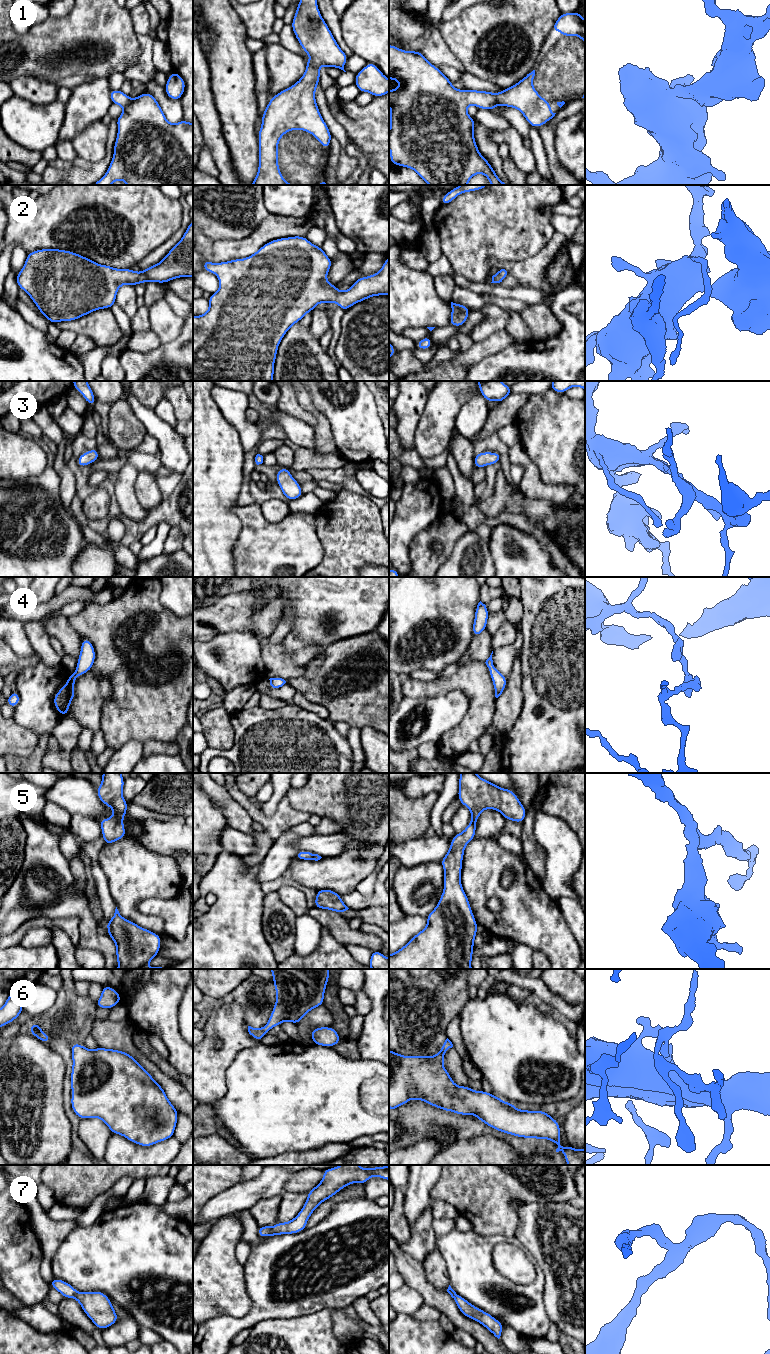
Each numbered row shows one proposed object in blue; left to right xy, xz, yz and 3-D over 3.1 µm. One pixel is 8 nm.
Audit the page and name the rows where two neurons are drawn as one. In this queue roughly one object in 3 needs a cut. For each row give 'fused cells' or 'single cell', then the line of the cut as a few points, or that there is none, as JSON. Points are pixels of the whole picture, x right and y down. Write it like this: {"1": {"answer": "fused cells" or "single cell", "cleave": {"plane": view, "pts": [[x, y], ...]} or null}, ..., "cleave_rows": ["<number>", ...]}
{"1": {"answer": "single cell", "cleave": null}, "2": {"answer": "single cell", "cleave": null}, "3": {"answer": "single cell", "cleave": null}, "4": {"answer": "single cell", "cleave": null}, "5": {"answer": "single cell", "cleave": null}, "6": {"answer": "single cell", "cleave": null}, "7": {"answer": "fused cells", "cleave": {"plane": "xz", "pts": [[272, 1227], [267, 1235]]}}, "cleave_rows": ["7"]}

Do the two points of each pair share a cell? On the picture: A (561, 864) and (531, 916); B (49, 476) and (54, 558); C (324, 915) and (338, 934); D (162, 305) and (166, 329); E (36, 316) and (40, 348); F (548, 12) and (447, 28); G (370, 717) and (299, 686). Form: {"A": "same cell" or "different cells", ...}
{"A": "different cells", "B": "same cell", "C": "same cell", "D": "same cell", "E": "different cells", "F": "same cell", "G": "same cell"}

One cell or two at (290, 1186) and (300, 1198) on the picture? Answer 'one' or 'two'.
one

